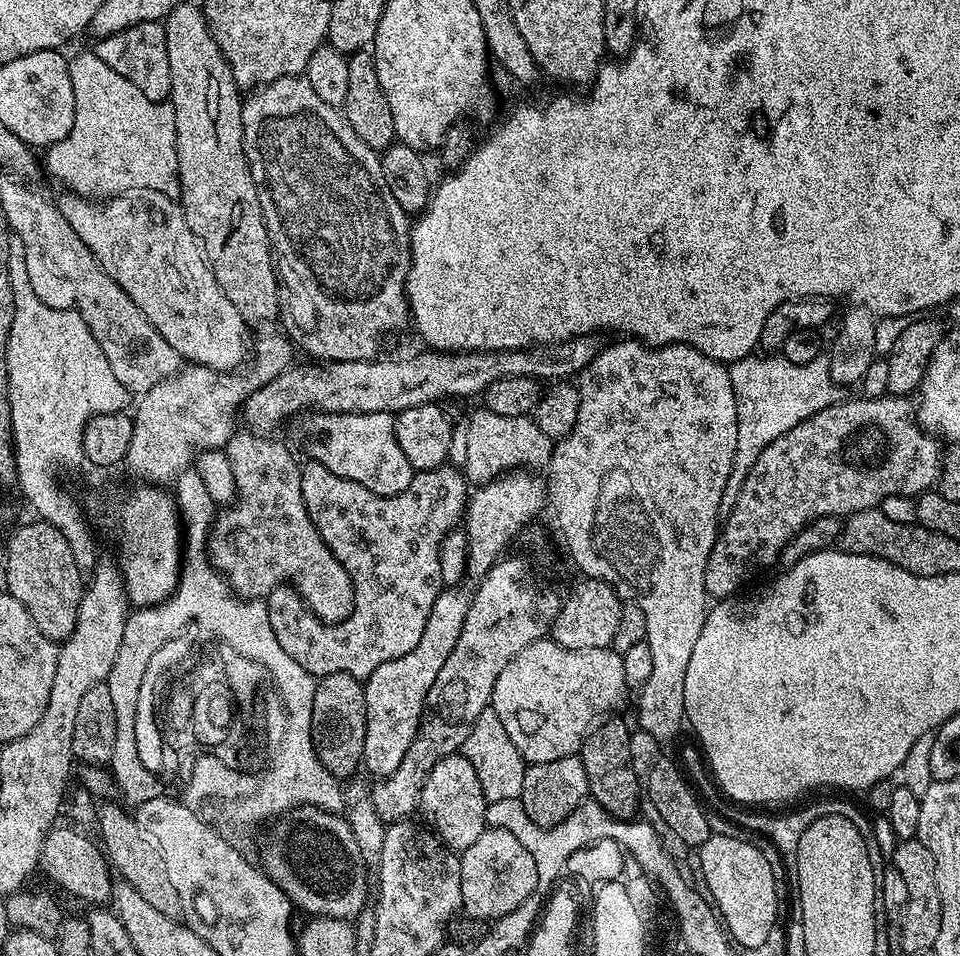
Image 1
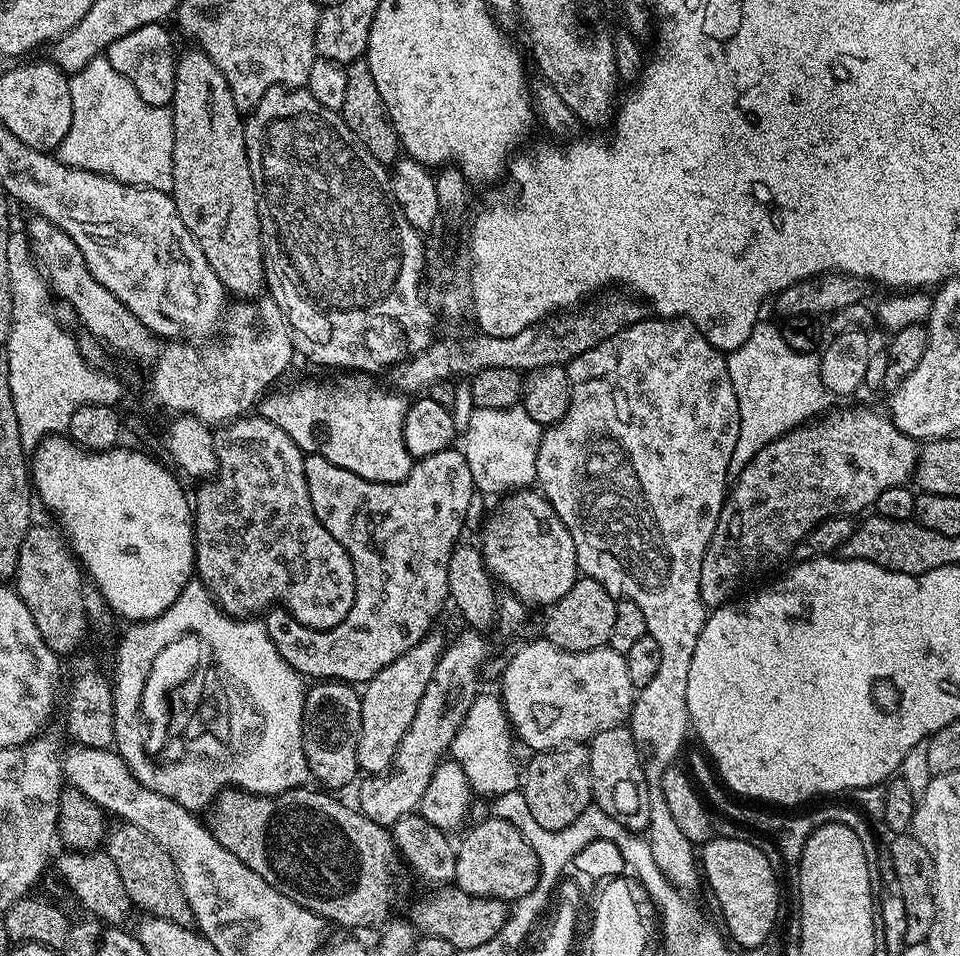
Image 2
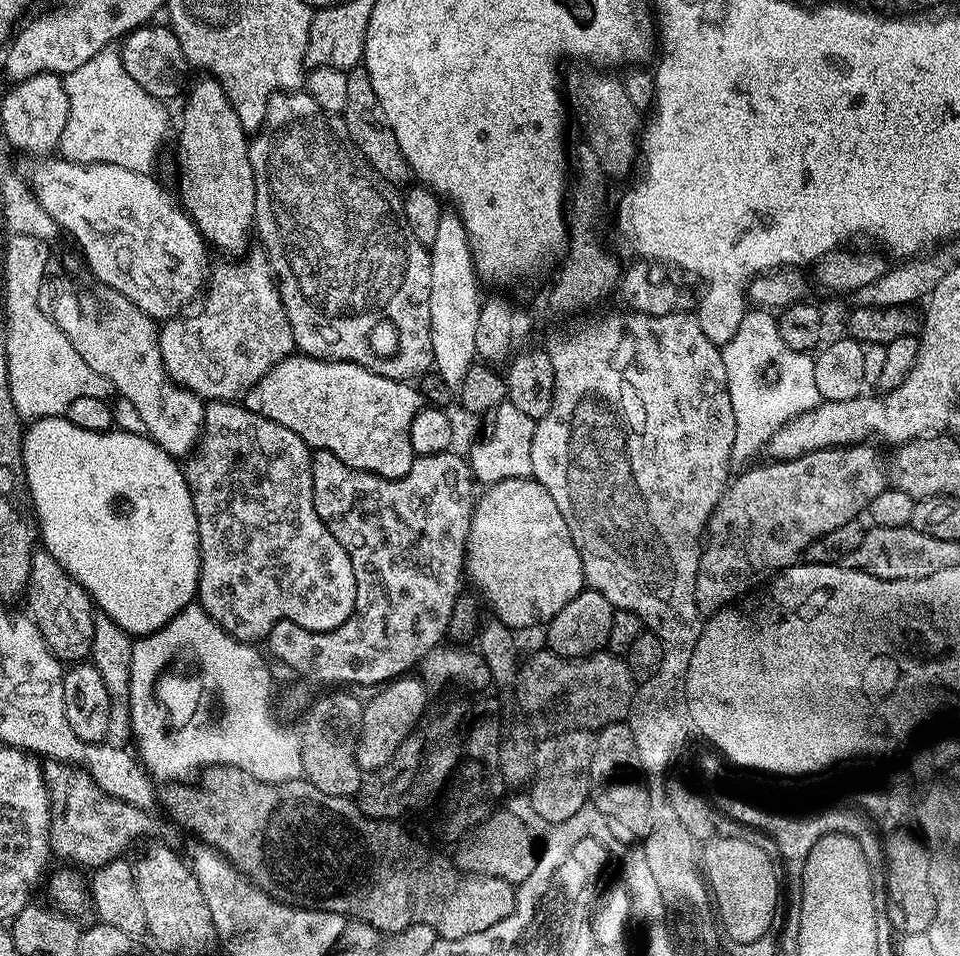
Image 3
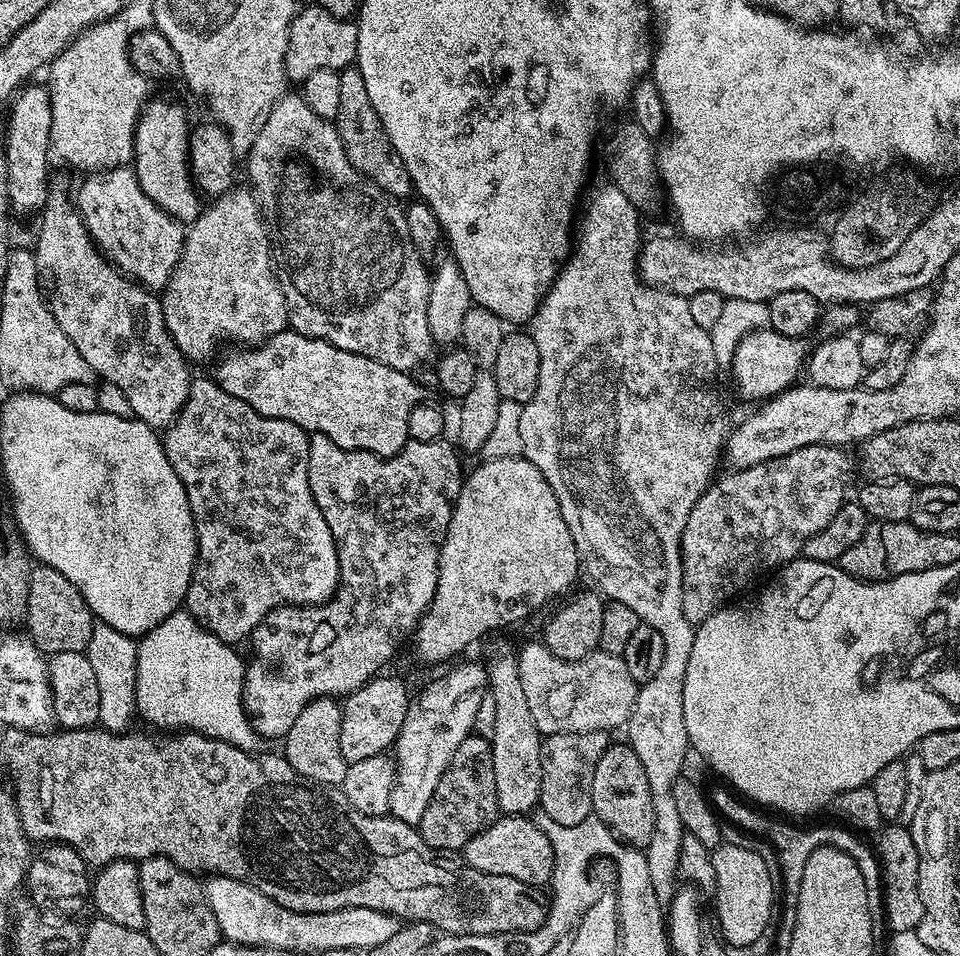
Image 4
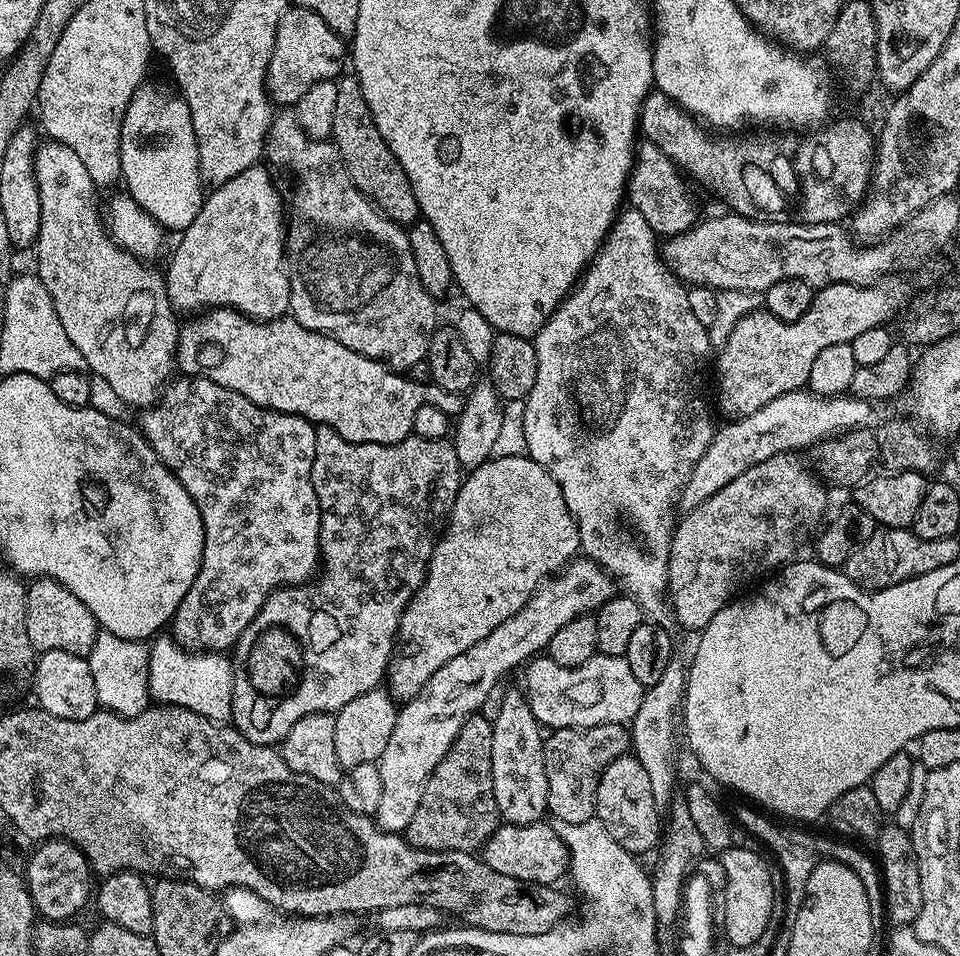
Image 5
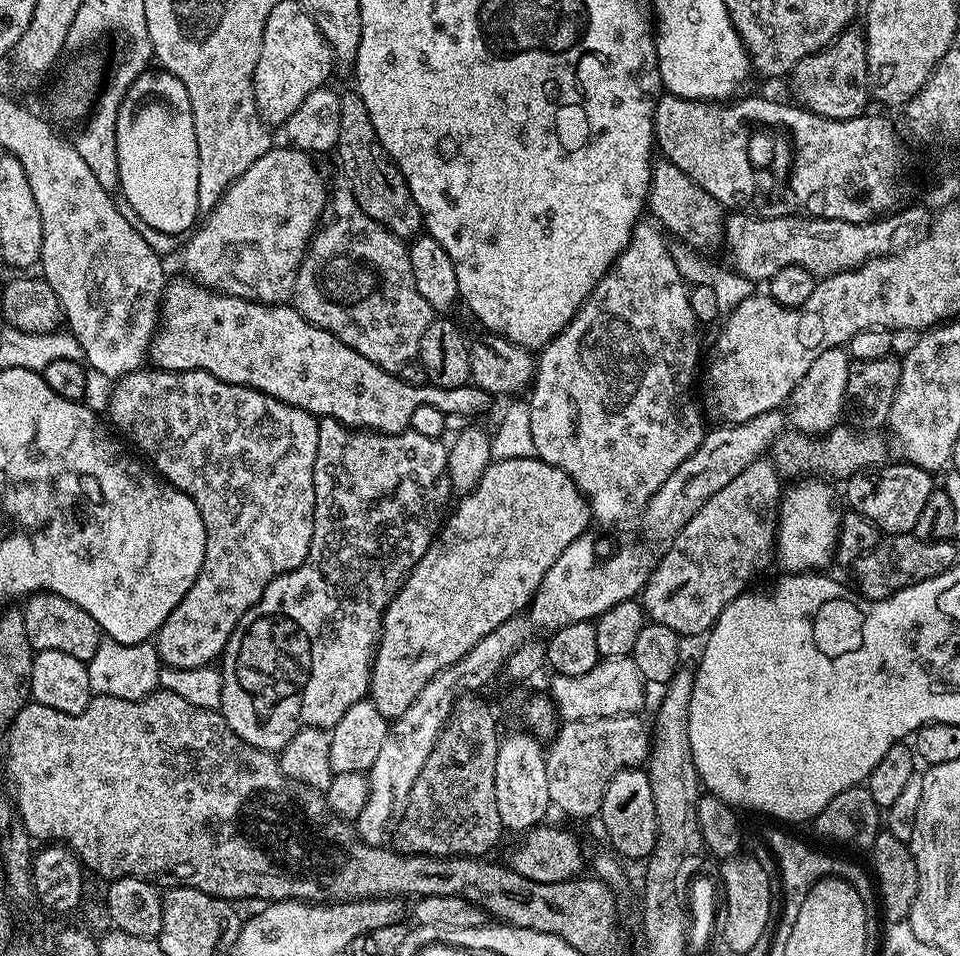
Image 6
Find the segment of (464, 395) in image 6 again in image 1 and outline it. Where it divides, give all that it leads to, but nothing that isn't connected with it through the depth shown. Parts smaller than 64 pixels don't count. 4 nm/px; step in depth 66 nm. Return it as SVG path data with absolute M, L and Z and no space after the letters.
M316 410L304 418L304 433L300 440L304 443L303 455L307 459L322 462L326 470L342 478L350 478L350 482L358 482L358 486L366 486L366 490L374 490L374 494L402 494L402 490L410 486L414 470L410 462L406 462L402 446L398 446L396 416L393 413Z

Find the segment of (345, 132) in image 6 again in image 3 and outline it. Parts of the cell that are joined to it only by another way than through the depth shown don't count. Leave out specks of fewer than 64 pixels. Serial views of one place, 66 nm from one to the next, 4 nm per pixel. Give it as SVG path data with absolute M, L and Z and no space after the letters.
M363 66L349 68L346 71L346 106L342 113L344 125L354 142L354 146L367 160L374 171L393 186L407 185L410 180L410 169L394 134L380 114L380 103L374 94L370 74Z

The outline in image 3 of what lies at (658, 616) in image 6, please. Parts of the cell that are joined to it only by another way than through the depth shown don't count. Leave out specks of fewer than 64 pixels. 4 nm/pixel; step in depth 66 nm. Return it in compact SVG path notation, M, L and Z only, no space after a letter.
M855 442L818 448L791 458L772 458L767 461L769 464L753 463L741 471L745 471L741 476L733 475L710 514L700 549L694 598L701 613L715 614L739 601L747 588L792 567L803 557L800 555L807 553L827 532L859 517L890 480L890 468L885 457L883 460L879 450L870 445L868 442Z

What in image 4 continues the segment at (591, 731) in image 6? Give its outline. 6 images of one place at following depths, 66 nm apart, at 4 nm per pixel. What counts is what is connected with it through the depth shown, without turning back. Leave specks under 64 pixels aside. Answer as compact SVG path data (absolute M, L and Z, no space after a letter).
M567 732L544 736L541 746L541 796L539 807L560 828L573 830L593 815L592 779L598 758L608 749L607 732Z

